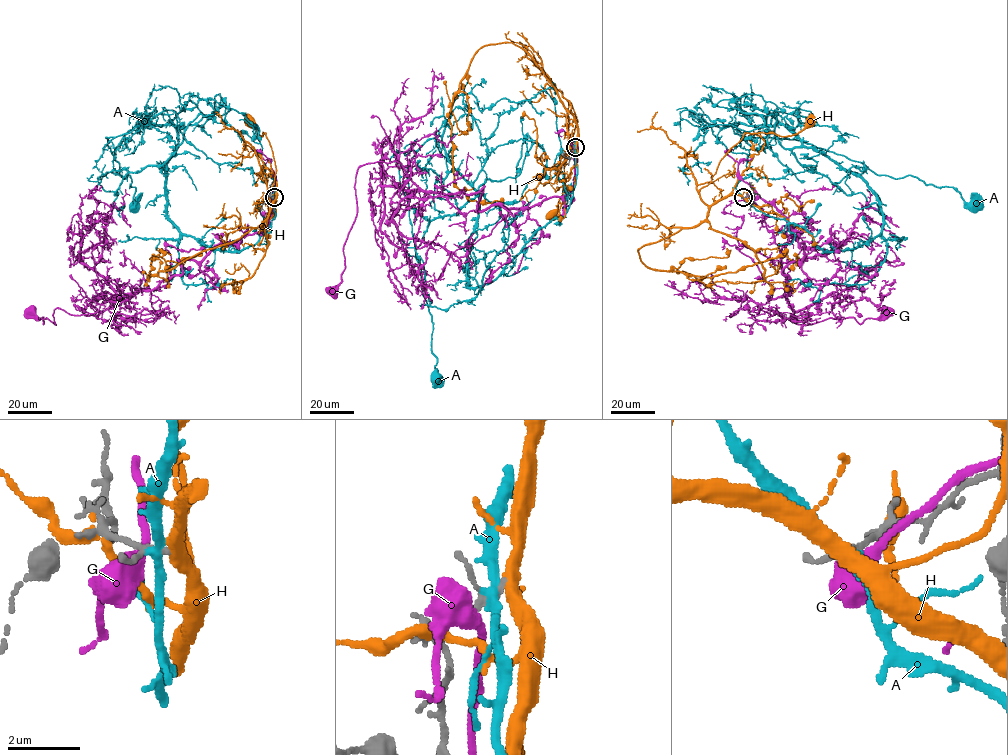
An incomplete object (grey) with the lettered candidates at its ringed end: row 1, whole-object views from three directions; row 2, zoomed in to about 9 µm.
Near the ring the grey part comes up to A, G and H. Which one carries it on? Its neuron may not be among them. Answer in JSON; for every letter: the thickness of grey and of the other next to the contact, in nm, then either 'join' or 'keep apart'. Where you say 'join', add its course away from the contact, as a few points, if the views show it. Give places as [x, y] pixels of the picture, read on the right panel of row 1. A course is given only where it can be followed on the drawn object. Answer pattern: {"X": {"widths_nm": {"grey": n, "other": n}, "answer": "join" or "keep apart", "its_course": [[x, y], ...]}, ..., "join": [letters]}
{"A": {"widths_nm": {"grey": 150, "other": 280}, "answer": "keep apart"}, "G": {"widths_nm": {"grey": 150, "other": 420}, "answer": "keep apart"}, "H": {"widths_nm": {"grey": 130, "other": 420}, "answer": "keep apart"}, "join": []}

